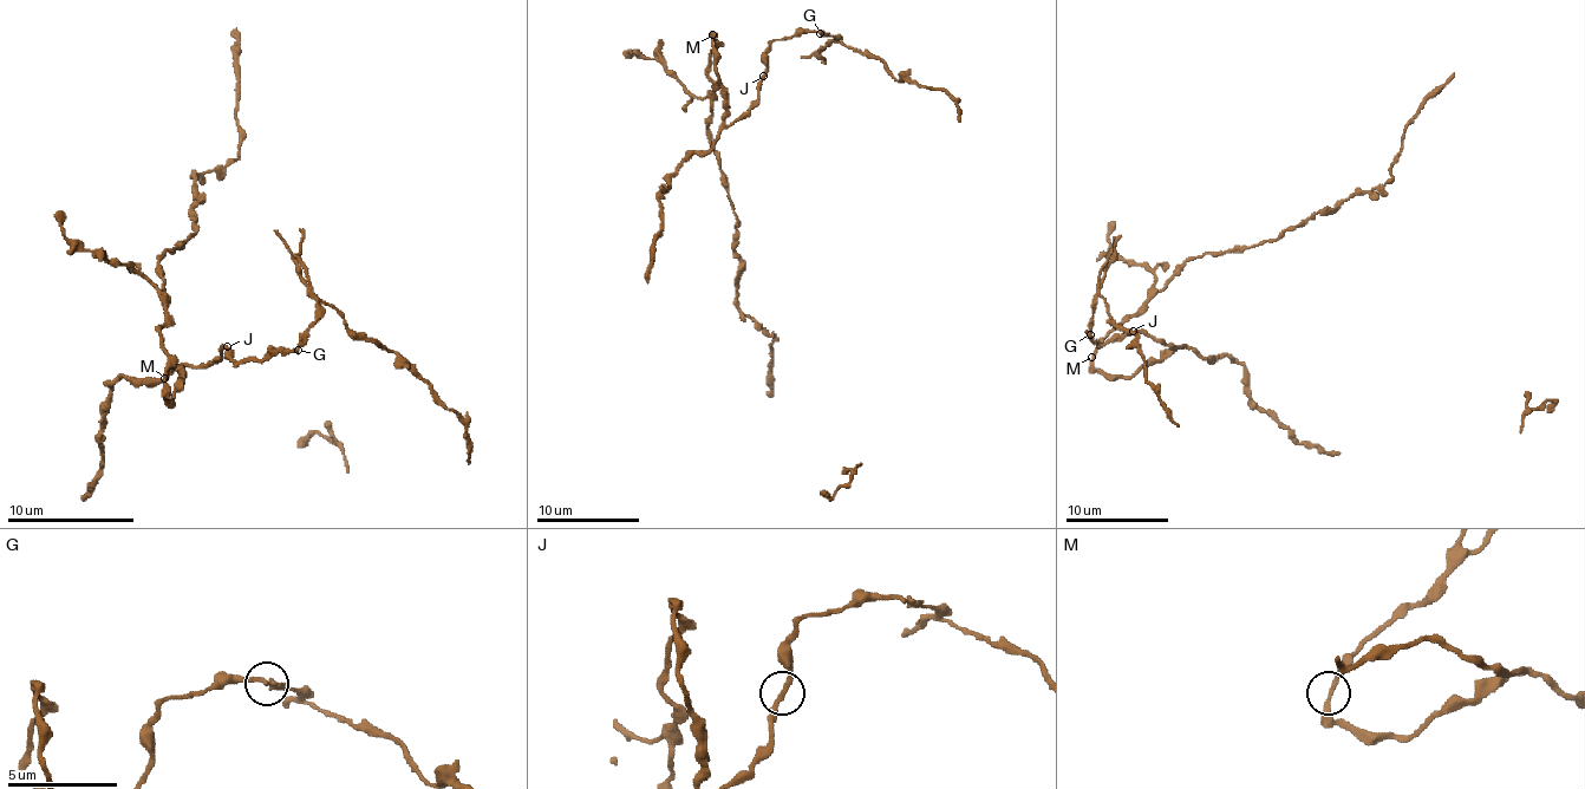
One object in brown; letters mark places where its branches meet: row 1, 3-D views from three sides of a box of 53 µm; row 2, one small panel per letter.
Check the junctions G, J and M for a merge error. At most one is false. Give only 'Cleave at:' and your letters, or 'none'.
Cleave at: G

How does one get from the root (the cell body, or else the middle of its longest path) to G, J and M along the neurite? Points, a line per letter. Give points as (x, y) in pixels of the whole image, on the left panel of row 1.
G: (164, 308), (158, 333), (168, 356), (168, 403), (183, 365), (208, 365), (224, 346), (236, 362), (297, 350)
J: (164, 308), (158, 333), (168, 356), (168, 403), (180, 384), (183, 365), (208, 365), (227, 346)
M: (164, 308), (164, 321), (158, 327), (161, 350), (168, 356), (164, 378)

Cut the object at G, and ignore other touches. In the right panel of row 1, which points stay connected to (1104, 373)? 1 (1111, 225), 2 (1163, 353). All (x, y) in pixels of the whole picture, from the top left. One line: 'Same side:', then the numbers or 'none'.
Same side: 1, 2

